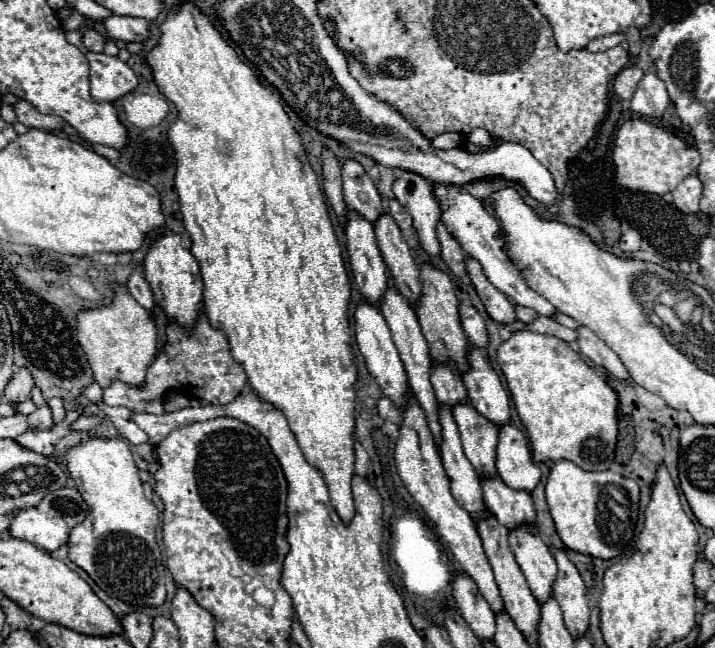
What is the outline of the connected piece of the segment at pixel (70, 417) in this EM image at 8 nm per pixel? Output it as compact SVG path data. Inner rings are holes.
M79 404L75 410L67 412L67 416L65 416L63 424L61 424L61 426L57 426L57 428L53 428L51 432L27 430L25 434L17 436L17 438L15 438L15 442L17 442L17 444L21 444L21 446L25 446L25 448L29 448L29 450L33 450L33 452L39 452L39 454L43 454L43 456L49 456L49 454L53 454L55 444L57 444L63 436L67 436L67 434L69 434L69 426L71 426L71 422L73 422L73 420L77 420L77 418L81 416L81 412L83 412L83 404Z

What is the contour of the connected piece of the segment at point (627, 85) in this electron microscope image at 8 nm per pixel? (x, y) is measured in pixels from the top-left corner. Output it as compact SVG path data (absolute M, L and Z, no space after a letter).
M629 66L629 68L623 68L617 78L613 80L613 90L615 94L621 98L621 100L629 100L639 84L639 80L643 78L643 70L639 70L637 66Z

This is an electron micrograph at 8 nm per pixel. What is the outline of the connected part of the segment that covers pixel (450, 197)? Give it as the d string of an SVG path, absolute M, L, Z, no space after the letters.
M433 184L433 192L443 210L443 216L441 216L443 224L447 226L451 236L461 242L461 248L471 258L481 262L483 272L489 278L489 282L495 288L499 288L503 294L507 294L515 304L533 308L541 316L555 318L559 314L557 308L549 300L545 300L539 292L535 292L527 284L527 280L523 280L519 268L515 268L515 264L511 264L511 256L507 256L507 252L503 252L503 240L499 240L499 220L495 220L495 216L489 214L489 210L485 210L483 204L477 198L473 198L471 194L467 194L463 188L457 188L451 184Z

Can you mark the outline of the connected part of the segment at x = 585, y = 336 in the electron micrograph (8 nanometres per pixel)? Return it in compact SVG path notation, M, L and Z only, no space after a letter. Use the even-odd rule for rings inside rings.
M581 326L577 330L577 334L579 334L579 346L581 346L583 356L587 356L591 362L603 366L617 380L621 380L621 382L629 380L629 372L627 372L625 364L619 360L619 356L615 356L615 352L611 348L607 348L607 344L603 344L603 340L599 340L599 336L595 336L585 326Z

